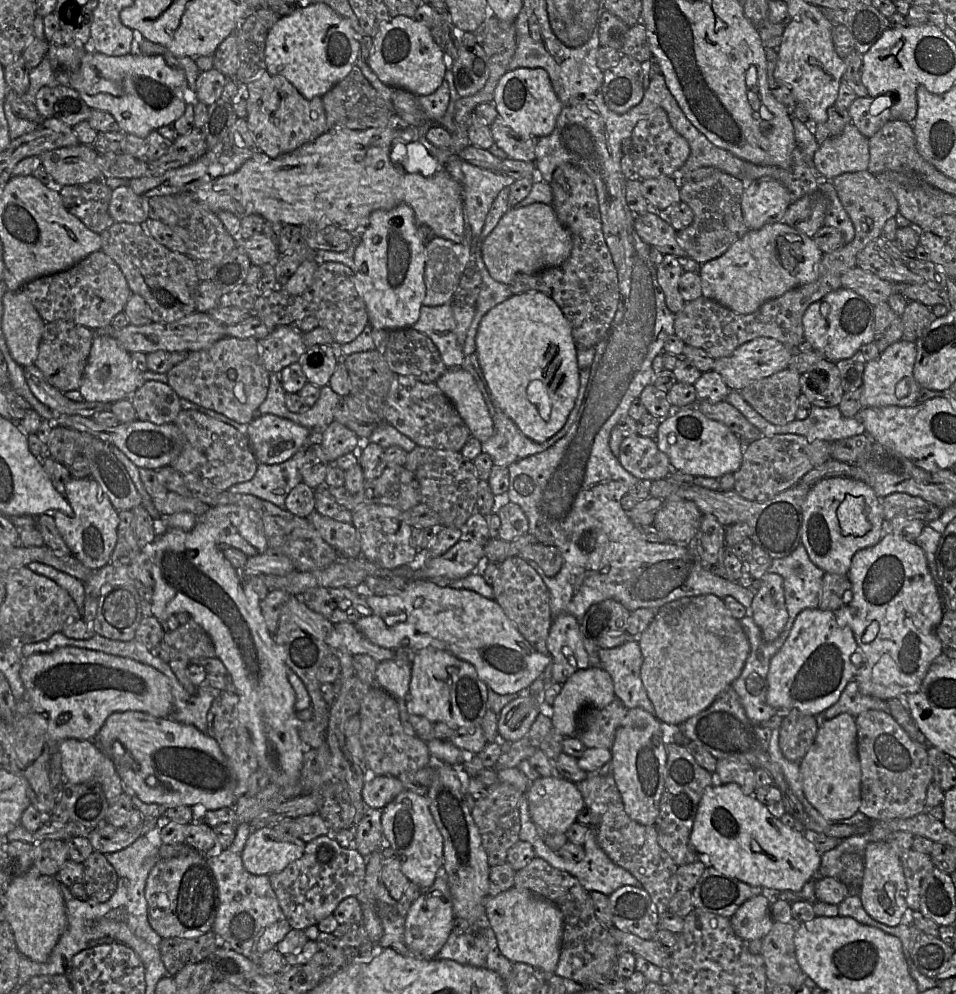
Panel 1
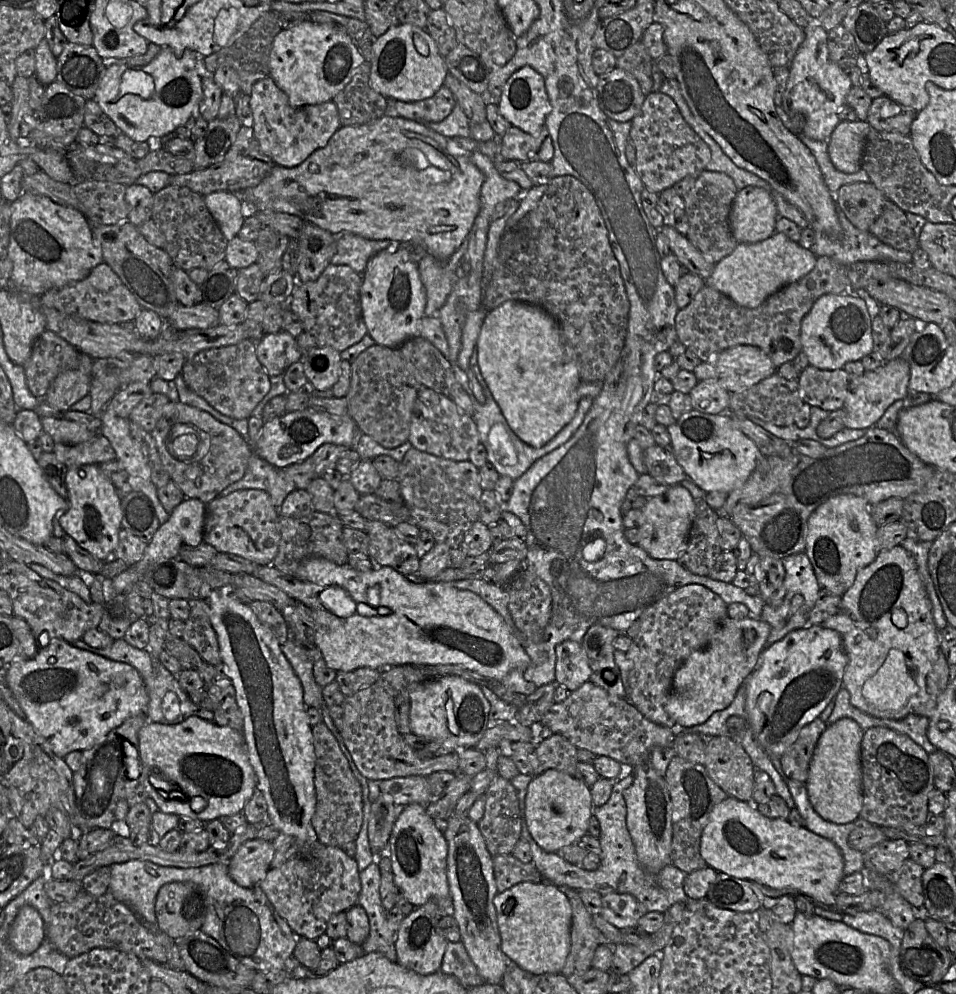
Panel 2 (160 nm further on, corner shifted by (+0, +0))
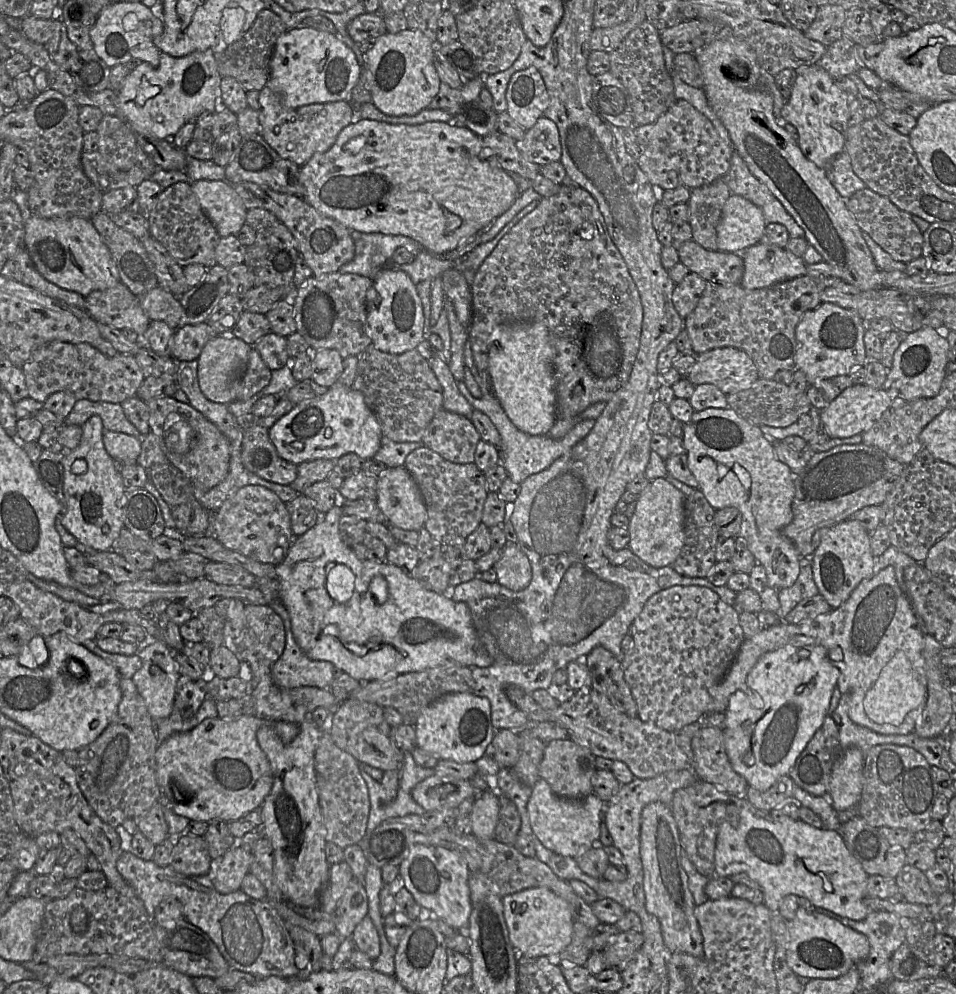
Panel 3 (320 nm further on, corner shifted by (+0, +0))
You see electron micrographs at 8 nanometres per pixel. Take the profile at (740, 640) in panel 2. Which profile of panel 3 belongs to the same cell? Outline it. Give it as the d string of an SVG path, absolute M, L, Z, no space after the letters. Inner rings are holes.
M887 566L859 583L849 598L827 614L807 619L798 624L780 622L763 627L757 634L745 639L723 680L713 687L710 713L725 712L730 696L745 681L756 662L767 652L786 644L821 645L826 648L829 661L840 671L837 687L846 695L850 719L879 734L909 734L914 732L928 695L928 681L923 657L924 633L921 630L912 605L900 589L893 566Z

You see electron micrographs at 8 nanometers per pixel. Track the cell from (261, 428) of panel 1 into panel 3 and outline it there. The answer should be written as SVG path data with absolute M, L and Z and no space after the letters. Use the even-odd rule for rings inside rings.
M338 381L325 394L294 405L268 432L278 455L295 465L317 459L337 460L347 453L355 453L363 461L373 459L380 449L383 436L376 416L365 403L363 393Z

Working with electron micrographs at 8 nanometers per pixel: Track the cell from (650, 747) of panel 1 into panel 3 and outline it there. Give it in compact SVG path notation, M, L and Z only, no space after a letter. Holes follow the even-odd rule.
M661 802L646 805L641 815L640 855L644 872L645 905L660 922L663 941L669 954L683 952L701 958L703 937L694 915L695 902L682 866L679 828L671 806Z

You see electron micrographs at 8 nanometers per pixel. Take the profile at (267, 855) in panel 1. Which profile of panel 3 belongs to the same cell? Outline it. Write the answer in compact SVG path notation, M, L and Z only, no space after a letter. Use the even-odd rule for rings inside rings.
M240 846L230 848L221 859L215 877L214 888L220 894L229 894L241 888L244 877L249 873L253 856Z

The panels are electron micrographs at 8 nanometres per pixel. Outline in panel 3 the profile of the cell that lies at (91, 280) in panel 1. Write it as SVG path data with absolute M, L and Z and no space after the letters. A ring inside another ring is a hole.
M121 281L114 287L88 294L84 309L96 322L119 330L134 330L142 341L151 321L138 297Z

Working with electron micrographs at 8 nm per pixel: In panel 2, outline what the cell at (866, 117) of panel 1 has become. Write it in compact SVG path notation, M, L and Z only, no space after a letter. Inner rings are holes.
M883 95L872 99L866 121L877 131L909 135L916 114Z

